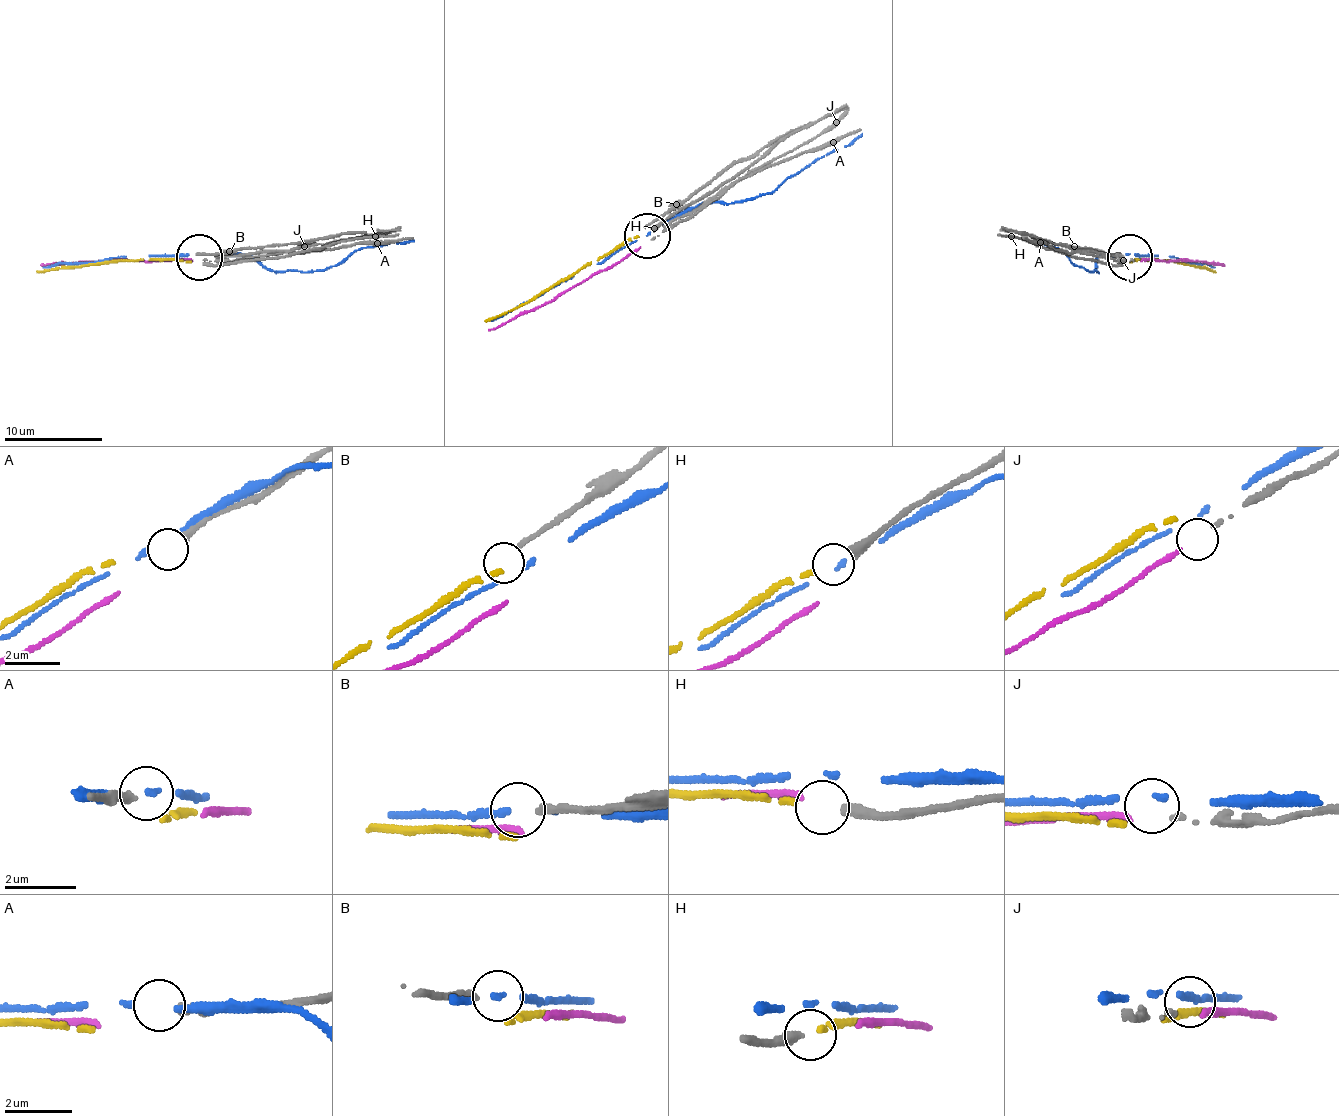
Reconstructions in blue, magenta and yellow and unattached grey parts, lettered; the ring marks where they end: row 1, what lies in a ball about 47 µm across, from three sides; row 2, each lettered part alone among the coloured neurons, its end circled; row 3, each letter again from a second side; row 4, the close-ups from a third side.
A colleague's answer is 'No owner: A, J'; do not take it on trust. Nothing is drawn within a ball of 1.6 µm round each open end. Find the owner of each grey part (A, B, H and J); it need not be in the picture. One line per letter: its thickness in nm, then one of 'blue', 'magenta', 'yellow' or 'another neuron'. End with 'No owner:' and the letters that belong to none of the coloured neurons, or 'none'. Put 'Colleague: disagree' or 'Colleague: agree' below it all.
A: calibre 280 nm; another neuron
B: calibre 160 nm; another neuron
H: calibre 360 nm; yellow
J: calibre 120 nm; magenta
No owner: A, B
Colleague: disagree

